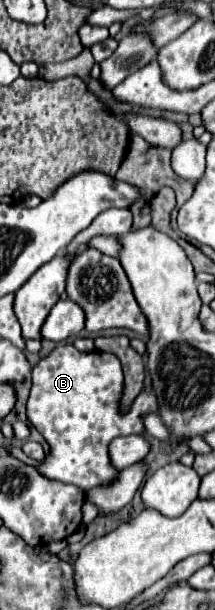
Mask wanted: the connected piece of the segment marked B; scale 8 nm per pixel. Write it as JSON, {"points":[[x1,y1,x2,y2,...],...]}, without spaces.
{"points":[[58,345,32,369,32,389,26,405,30,423,46,437,50,455,38,471,50,479,72,483,84,491,110,483,116,469,110,465,108,443,120,435,144,433,140,415,156,411,156,395,146,387,126,413,120,411,124,375,121,362,112,353,82,353,74,345]]}

